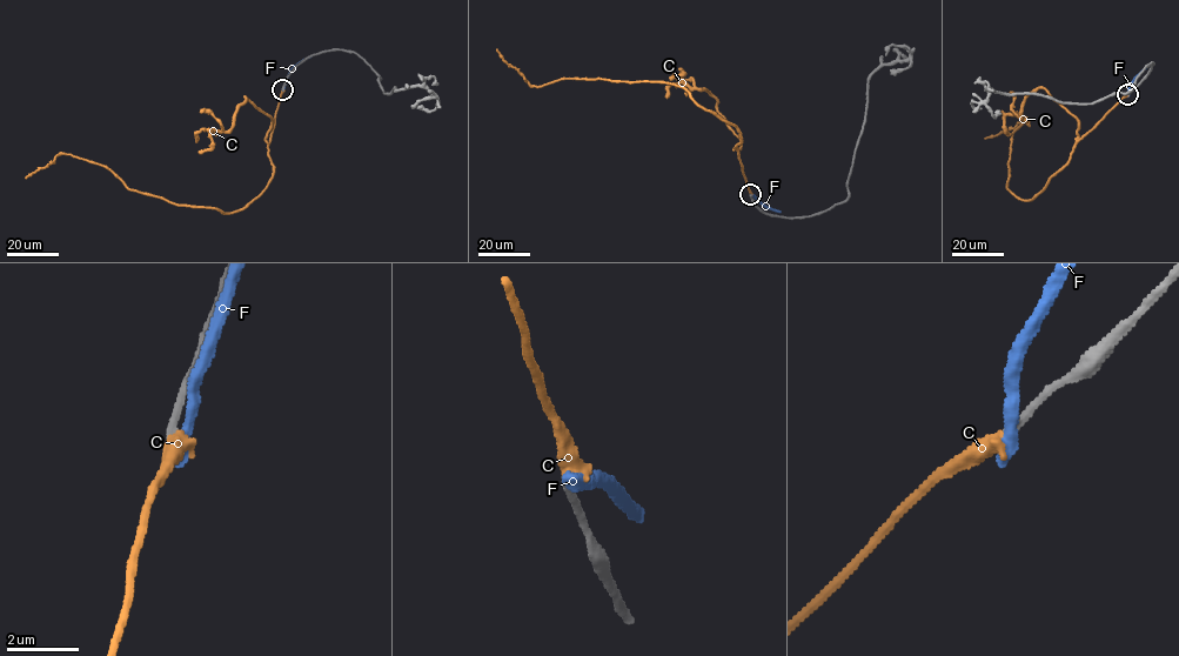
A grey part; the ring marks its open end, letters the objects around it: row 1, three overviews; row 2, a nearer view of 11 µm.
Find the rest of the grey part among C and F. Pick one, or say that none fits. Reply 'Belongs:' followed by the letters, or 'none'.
Belongs: C

